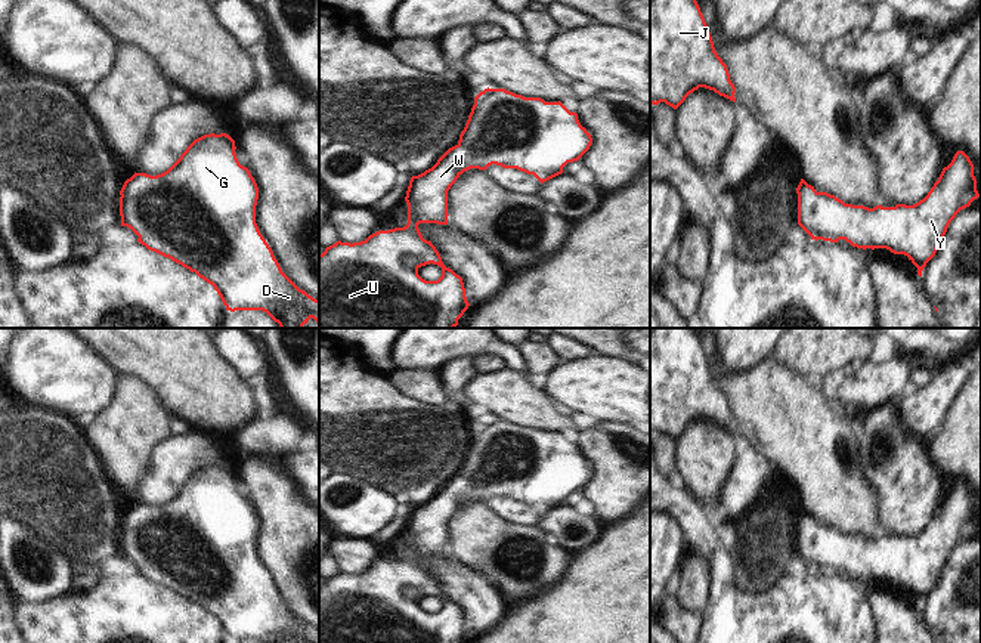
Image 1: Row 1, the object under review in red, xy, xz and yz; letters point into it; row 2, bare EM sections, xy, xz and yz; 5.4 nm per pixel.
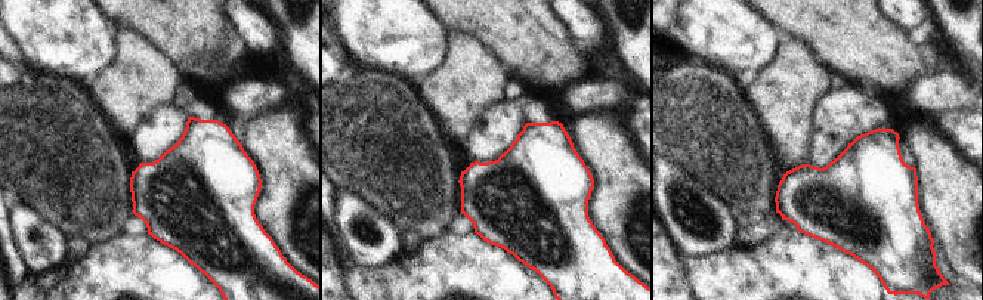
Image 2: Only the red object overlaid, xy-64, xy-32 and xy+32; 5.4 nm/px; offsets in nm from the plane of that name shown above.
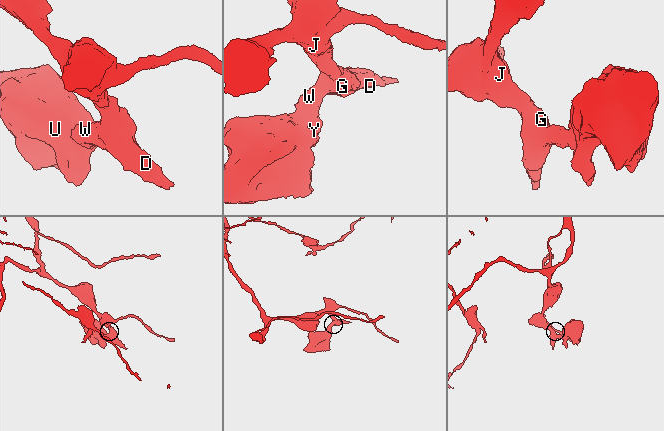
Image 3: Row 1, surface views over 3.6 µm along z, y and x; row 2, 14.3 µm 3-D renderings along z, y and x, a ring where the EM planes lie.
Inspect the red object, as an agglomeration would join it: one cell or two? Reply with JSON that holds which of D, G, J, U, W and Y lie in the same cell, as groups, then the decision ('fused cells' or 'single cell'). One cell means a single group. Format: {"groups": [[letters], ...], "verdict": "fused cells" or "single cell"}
{"groups": [["D", "G", "J", "U", "W", "Y"]], "verdict": "single cell"}

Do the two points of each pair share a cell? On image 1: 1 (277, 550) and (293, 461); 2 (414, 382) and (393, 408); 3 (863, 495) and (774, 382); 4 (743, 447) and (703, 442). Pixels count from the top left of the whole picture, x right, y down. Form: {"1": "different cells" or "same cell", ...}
{"1": "different cells", "2": "different cells", "3": "same cell", "4": "different cells"}

